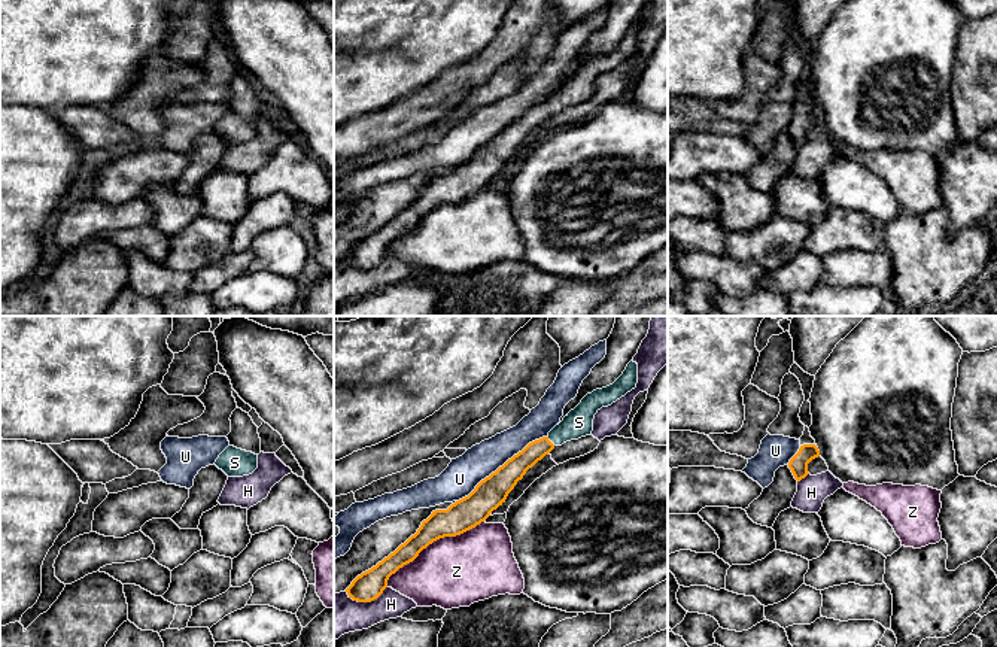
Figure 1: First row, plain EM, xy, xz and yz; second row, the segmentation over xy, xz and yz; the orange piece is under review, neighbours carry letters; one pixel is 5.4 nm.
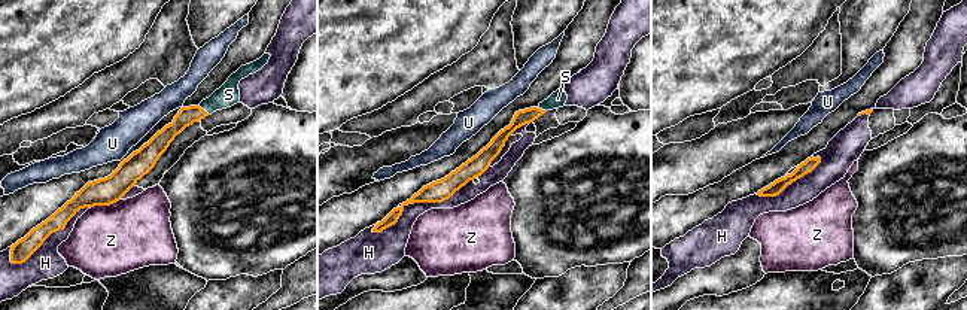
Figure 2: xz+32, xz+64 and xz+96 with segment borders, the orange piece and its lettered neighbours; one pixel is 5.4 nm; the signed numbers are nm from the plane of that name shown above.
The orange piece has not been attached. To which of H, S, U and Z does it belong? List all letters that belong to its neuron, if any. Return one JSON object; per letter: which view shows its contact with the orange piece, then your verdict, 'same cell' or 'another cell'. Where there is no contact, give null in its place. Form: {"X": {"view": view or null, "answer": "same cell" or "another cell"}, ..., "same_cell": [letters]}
{"H": {"view": "xz", "answer": "another cell"}, "S": {"view": "xz", "answer": "same cell"}, "U": {"view": "xz", "answer": "another cell"}, "Z": {"view": "xz", "answer": "another cell"}, "same_cell": ["S"]}

